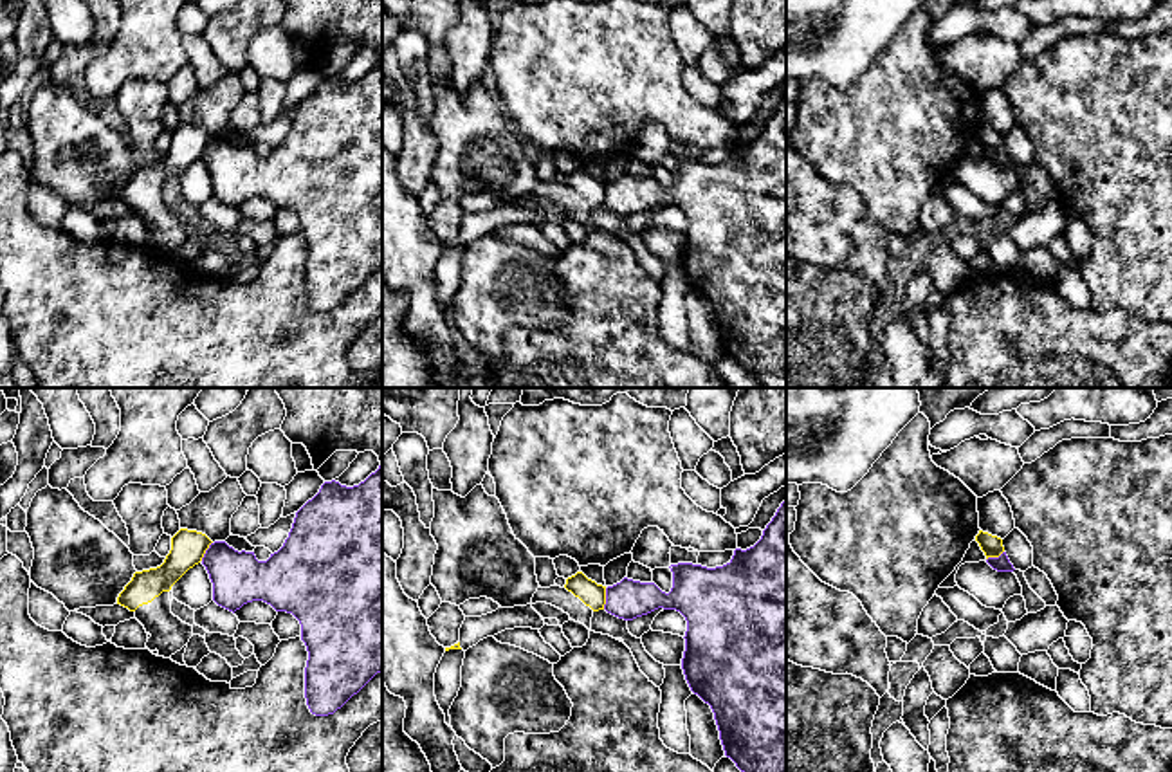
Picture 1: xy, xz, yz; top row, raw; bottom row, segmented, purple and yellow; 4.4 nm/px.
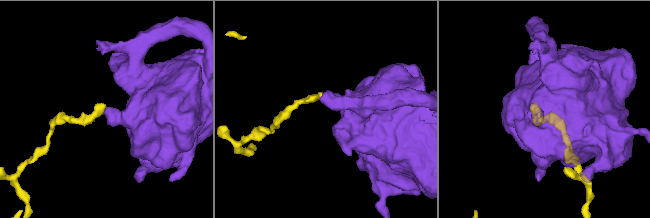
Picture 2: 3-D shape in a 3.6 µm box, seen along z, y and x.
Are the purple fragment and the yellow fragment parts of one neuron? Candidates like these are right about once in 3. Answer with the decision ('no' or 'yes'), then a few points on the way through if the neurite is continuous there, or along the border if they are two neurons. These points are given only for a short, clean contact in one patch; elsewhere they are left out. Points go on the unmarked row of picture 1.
no; border xz (606, 184), (603, 204)

